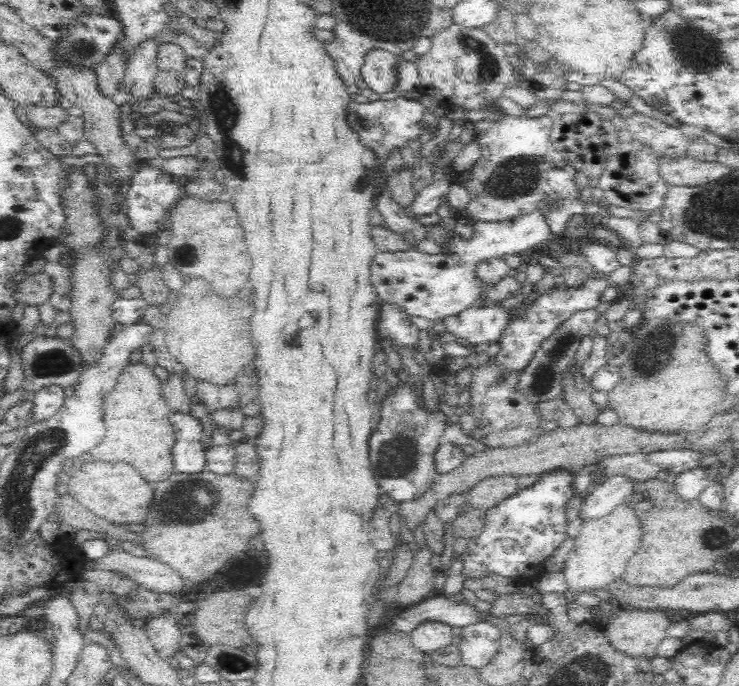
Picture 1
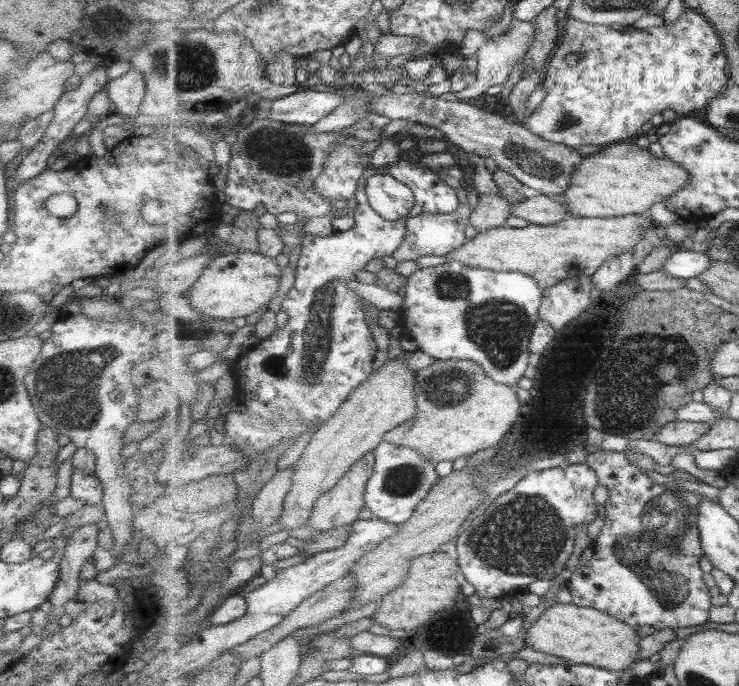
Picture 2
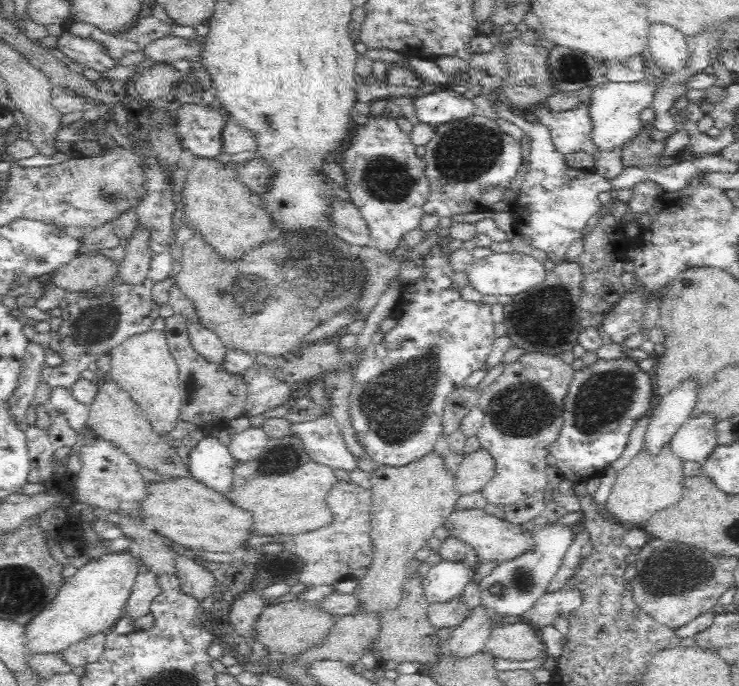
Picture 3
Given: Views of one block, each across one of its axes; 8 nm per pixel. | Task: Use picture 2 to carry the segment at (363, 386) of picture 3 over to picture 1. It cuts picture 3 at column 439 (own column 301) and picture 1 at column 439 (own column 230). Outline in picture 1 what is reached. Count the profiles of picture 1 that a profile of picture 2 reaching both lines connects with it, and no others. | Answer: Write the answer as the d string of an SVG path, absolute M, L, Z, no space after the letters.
M397 384L388 391L385 400L380 404L380 420L375 423L370 434L369 461L372 472L378 481L382 493L390 495L393 502L411 501L422 496L438 477L435 469L434 453L442 442L442 431L445 429L446 416L443 413L431 412L418 403L416 391L410 384Z

